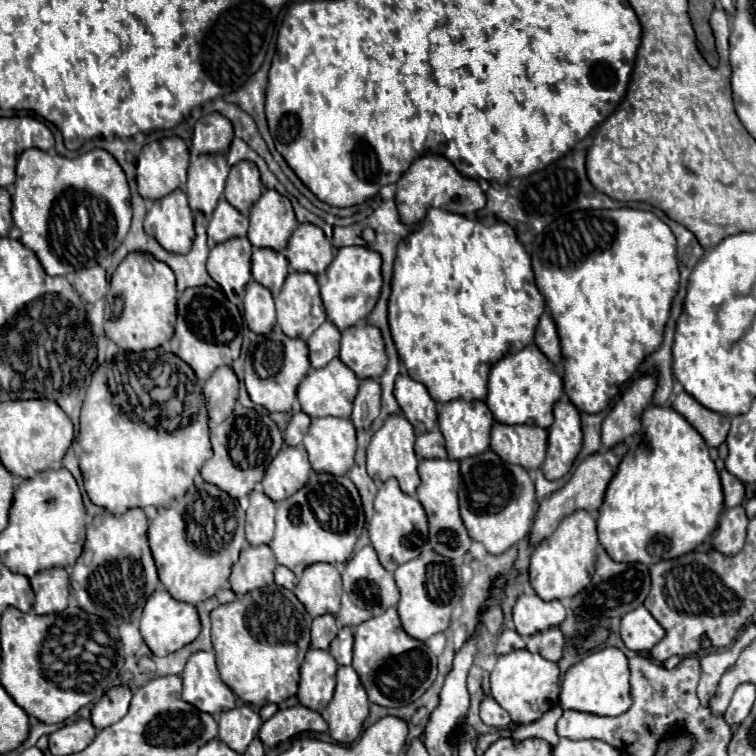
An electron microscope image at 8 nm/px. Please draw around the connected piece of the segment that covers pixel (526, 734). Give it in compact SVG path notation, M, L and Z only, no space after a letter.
M554 706L550 708L540 720L532 722L532 724L524 724L524 726L518 726L514 732L512 732L512 738L514 740L524 740L524 738L544 738L548 740L552 746L558 744L558 734L556 734L556 722L558 718L562 716L562 708L560 706Z

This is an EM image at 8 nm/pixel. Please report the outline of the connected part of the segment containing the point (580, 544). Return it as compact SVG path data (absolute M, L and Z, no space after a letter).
M576 510L570 516L566 516L556 528L556 532L538 544L530 558L528 576L534 592L542 600L564 600L576 596L592 580L598 545L596 520L586 510Z

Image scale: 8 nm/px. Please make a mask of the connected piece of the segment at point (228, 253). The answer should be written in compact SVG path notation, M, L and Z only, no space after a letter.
M230 238L210 250L207 271L220 284L226 298L242 308L244 286L250 280L252 244L246 238Z

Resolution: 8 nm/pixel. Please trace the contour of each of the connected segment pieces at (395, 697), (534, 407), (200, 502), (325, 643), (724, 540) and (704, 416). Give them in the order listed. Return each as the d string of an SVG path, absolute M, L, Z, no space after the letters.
M388 608L382 616L362 622L354 632L354 662L362 686L370 702L384 708L398 708L418 700L436 678L436 656L432 650L408 636L400 624L396 608Z
M534 346L520 350L518 354L506 356L496 362L488 376L488 398L486 404L492 408L492 416L502 424L532 424L548 428L552 424L552 406L562 396L562 378L554 372L550 360Z
M194 482L172 506L146 506L143 511L148 520L148 544L156 560L158 576L170 596L192 606L212 598L228 582L230 568L238 560L244 544L244 512L240 512L228 494L218 492L218 496L208 496L206 490L200 494Z
M322 614L312 620L312 648L328 650L330 642L338 636L336 618L332 614Z
M734 506L724 510L718 536L712 542L712 548L720 550L722 554L736 554L746 542L746 528L748 528L748 516L742 506Z
M680 392L672 408L680 412L700 432L700 436L706 440L710 448L718 448L726 440L726 434L730 430L730 418L704 408L690 394Z

